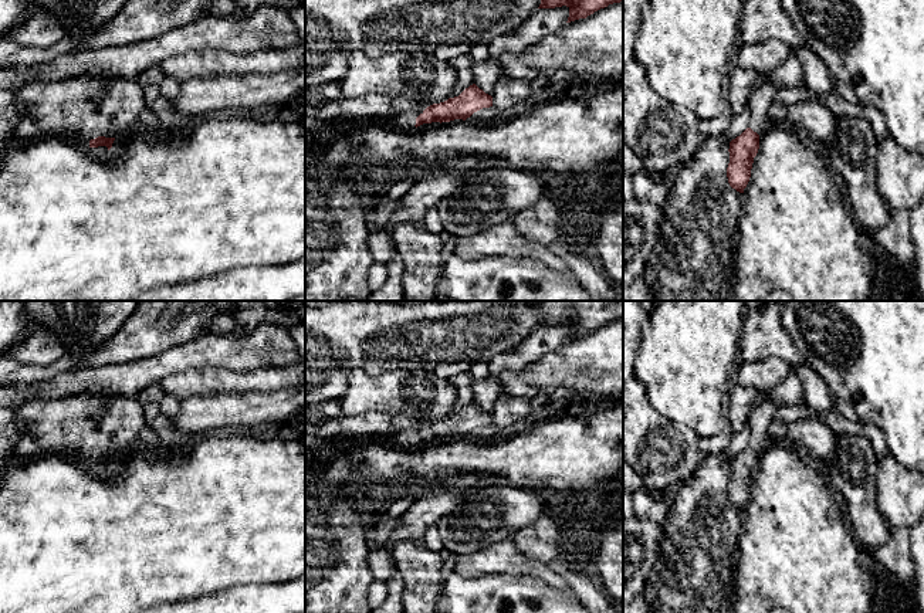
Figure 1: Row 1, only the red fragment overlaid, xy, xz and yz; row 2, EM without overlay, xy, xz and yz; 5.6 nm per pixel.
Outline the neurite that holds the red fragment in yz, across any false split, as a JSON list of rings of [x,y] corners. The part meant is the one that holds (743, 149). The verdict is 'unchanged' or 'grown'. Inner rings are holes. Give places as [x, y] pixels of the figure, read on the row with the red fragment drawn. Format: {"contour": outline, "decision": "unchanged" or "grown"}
{"contour": [[[768,79],[751,89],[747,105],[748,128],[730,142],[727,177],[730,186],[739,193],[744,193],[749,182],[754,158],[759,149],[759,136],[769,128],[768,111],[781,88],[779,84]]], "decision": "grown"}

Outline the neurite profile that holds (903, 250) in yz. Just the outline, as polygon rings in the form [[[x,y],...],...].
[[[889,210],[883,228],[870,233],[877,245],[898,263],[915,268],[915,250],[910,231],[910,210]]]

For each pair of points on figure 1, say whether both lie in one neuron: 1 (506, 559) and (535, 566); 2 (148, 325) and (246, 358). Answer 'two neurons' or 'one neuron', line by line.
1: one neuron
2: two neurons

